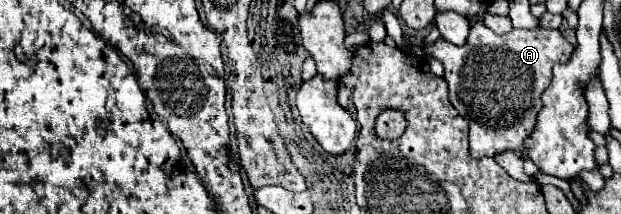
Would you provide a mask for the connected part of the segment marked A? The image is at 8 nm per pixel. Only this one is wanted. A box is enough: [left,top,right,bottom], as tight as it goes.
[422,20,574,158]

